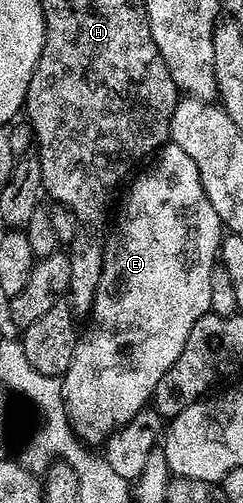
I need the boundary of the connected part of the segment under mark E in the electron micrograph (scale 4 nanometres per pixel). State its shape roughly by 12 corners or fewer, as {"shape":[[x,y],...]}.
{"shape":[[166,142],[128,183],[63,376],[100,447],[210,313],[221,221]]}

